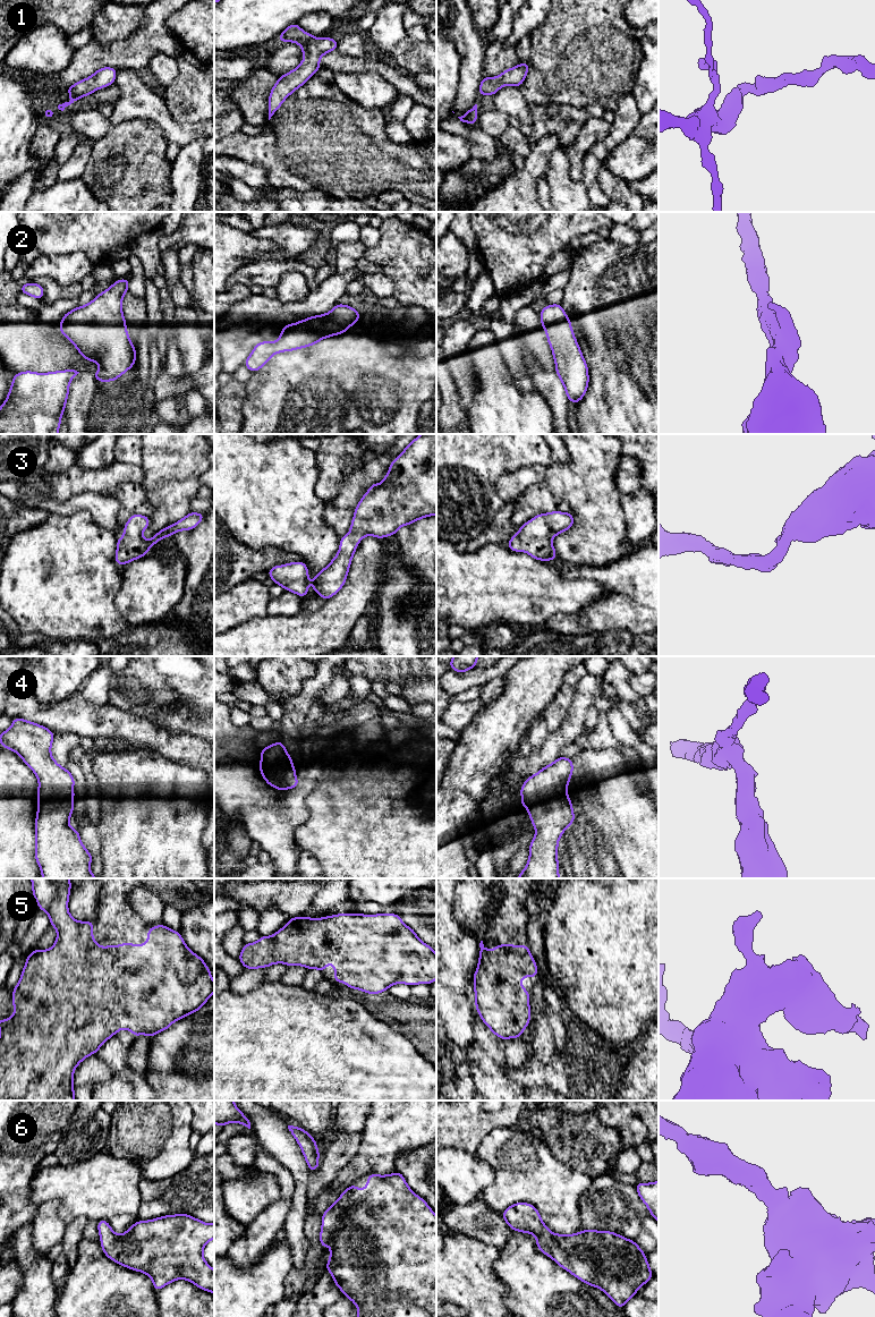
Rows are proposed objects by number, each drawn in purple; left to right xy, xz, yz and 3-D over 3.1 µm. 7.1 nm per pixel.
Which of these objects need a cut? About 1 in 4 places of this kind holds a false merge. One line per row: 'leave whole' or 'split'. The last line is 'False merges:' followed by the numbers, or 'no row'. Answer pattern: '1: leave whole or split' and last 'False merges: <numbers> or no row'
1: leave whole
2: leave whole
3: leave whole
4: leave whole
5: leave whole
6: leave whole
False merges: no row

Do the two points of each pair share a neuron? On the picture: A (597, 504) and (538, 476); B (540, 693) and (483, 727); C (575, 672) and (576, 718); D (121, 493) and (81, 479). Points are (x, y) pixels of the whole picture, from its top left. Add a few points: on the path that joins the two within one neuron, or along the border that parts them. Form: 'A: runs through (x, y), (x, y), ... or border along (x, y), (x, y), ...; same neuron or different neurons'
A: border along (546, 467), (546, 474), (543, 479); different neurons
B: runs through (526, 698), (497, 727); same neuron
C: border along (587, 673), (574, 688); different neurons
D: border along (129, 482), (122, 483), (113, 495); different neurons

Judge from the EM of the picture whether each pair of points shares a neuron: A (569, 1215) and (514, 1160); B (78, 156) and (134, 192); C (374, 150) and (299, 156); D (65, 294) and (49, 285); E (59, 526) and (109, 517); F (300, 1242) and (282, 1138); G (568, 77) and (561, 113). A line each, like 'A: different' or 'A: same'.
A: same
B: different
C: same
D: same
E: different
F: same
G: different

